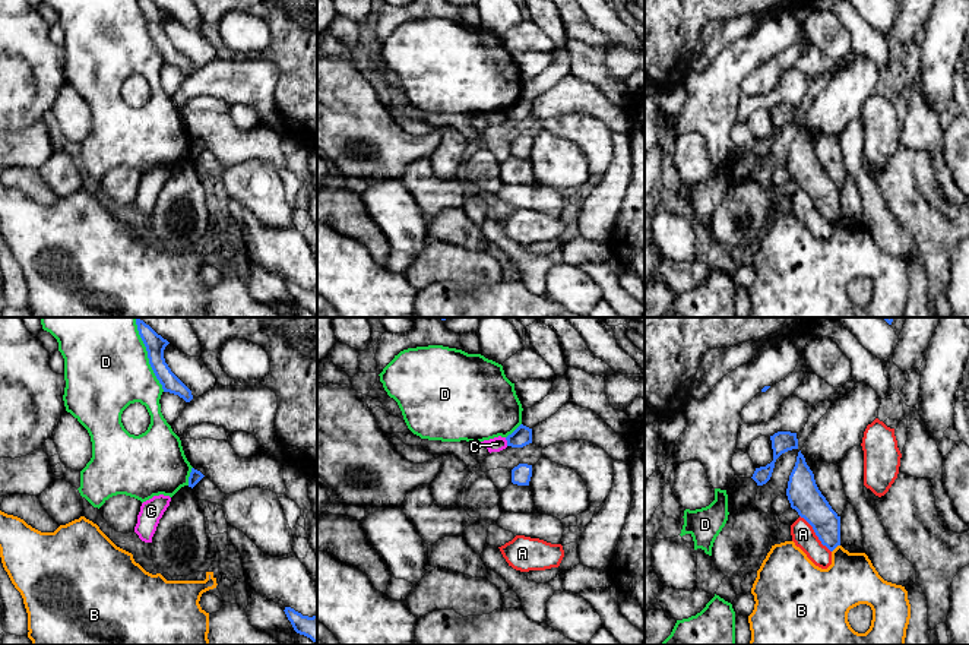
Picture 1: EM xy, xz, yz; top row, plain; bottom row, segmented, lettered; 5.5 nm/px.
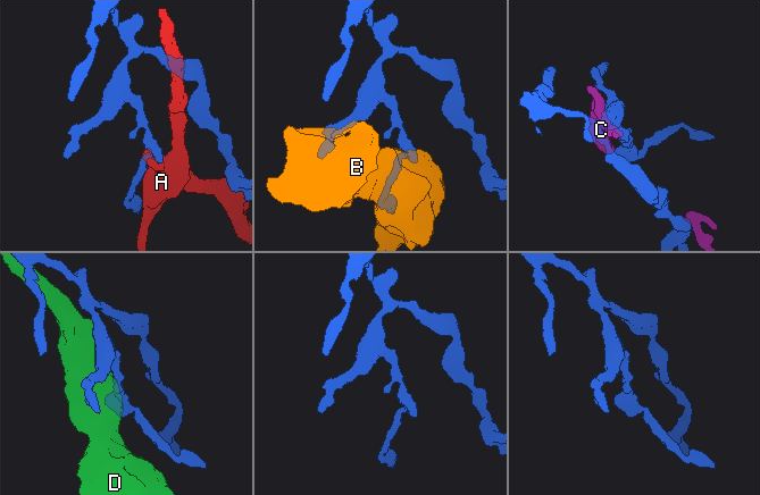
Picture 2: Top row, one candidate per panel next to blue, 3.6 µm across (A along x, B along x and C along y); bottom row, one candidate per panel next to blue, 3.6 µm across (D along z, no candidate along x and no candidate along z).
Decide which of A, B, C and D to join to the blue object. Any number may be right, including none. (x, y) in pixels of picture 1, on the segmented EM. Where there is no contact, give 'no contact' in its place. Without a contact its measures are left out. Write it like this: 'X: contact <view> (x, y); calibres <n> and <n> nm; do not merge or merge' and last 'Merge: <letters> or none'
A: contact yz (816, 534); calibres 180 and 130 nm; do not merge
B: contact yz (835, 547); calibres 160 and 280 nm; do not merge
C: contact xz (507, 442); calibres 110 and 80 nm; do not merge
D: contact xy (148, 356); calibres 110 and 460 nm; do not merge
Merge: none

